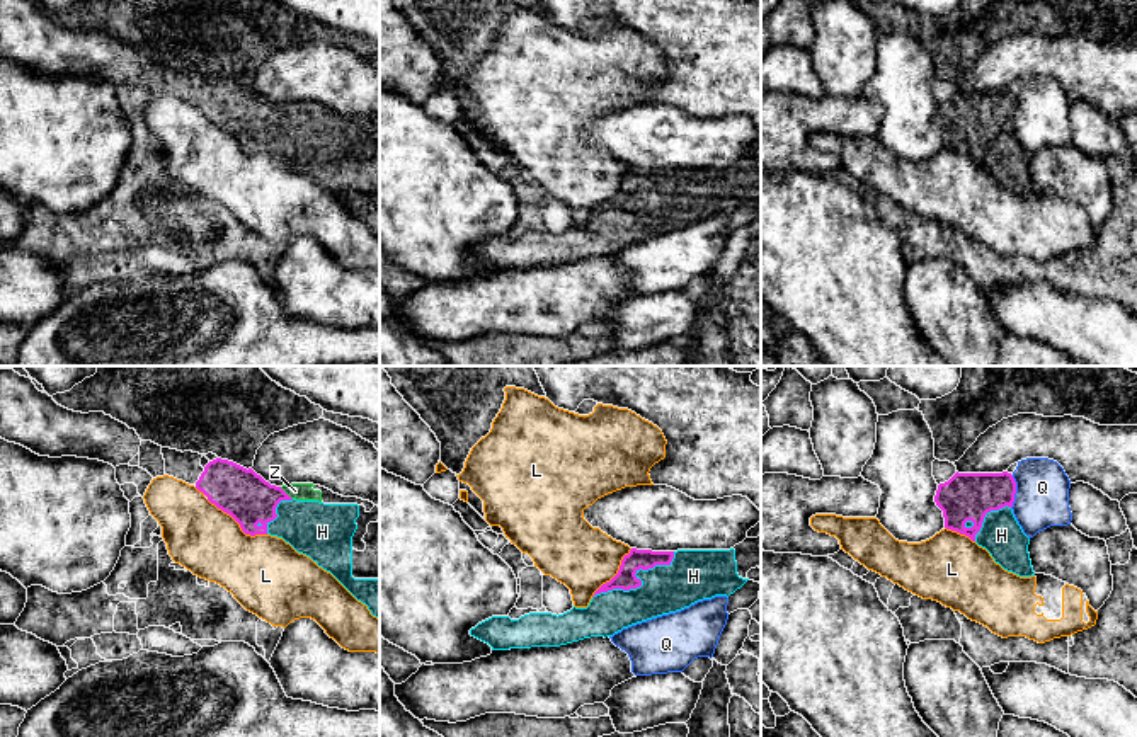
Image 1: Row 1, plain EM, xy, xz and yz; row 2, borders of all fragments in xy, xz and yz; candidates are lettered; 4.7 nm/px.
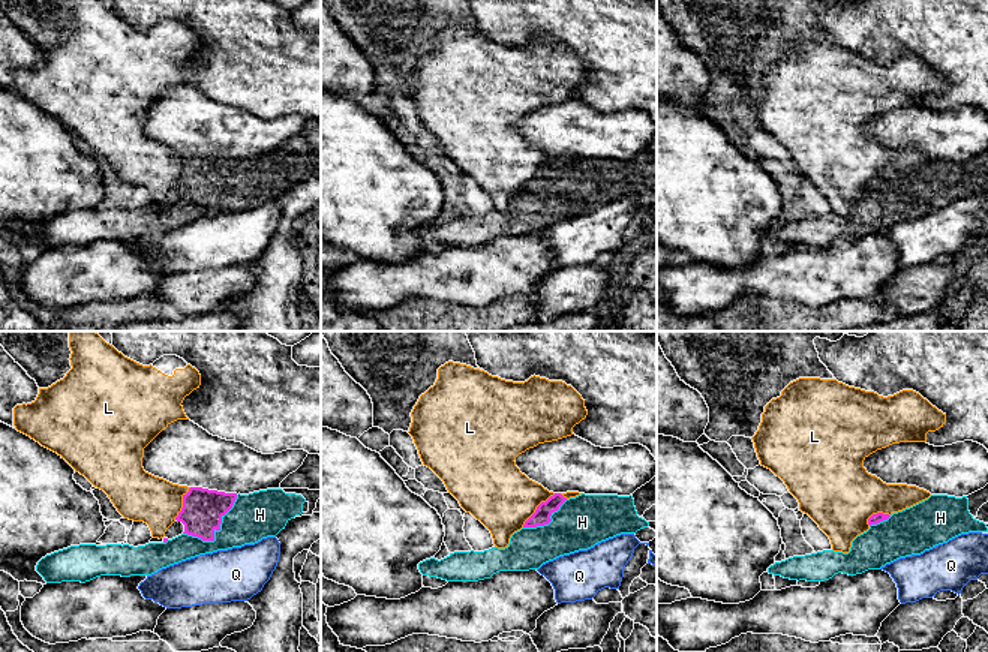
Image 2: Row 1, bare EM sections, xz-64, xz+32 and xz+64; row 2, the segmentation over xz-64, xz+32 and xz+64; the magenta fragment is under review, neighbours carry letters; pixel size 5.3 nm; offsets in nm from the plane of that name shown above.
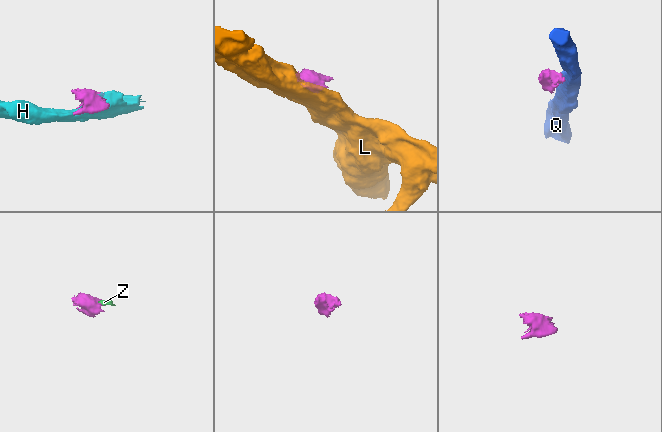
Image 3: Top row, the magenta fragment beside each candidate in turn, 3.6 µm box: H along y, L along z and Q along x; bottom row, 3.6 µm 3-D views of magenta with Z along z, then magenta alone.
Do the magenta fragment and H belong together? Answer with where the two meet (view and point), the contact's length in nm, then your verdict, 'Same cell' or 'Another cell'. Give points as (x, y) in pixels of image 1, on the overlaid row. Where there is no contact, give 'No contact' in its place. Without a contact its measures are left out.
Touches magenta at xz (640, 581). Shared border 440 nm. Another cell

